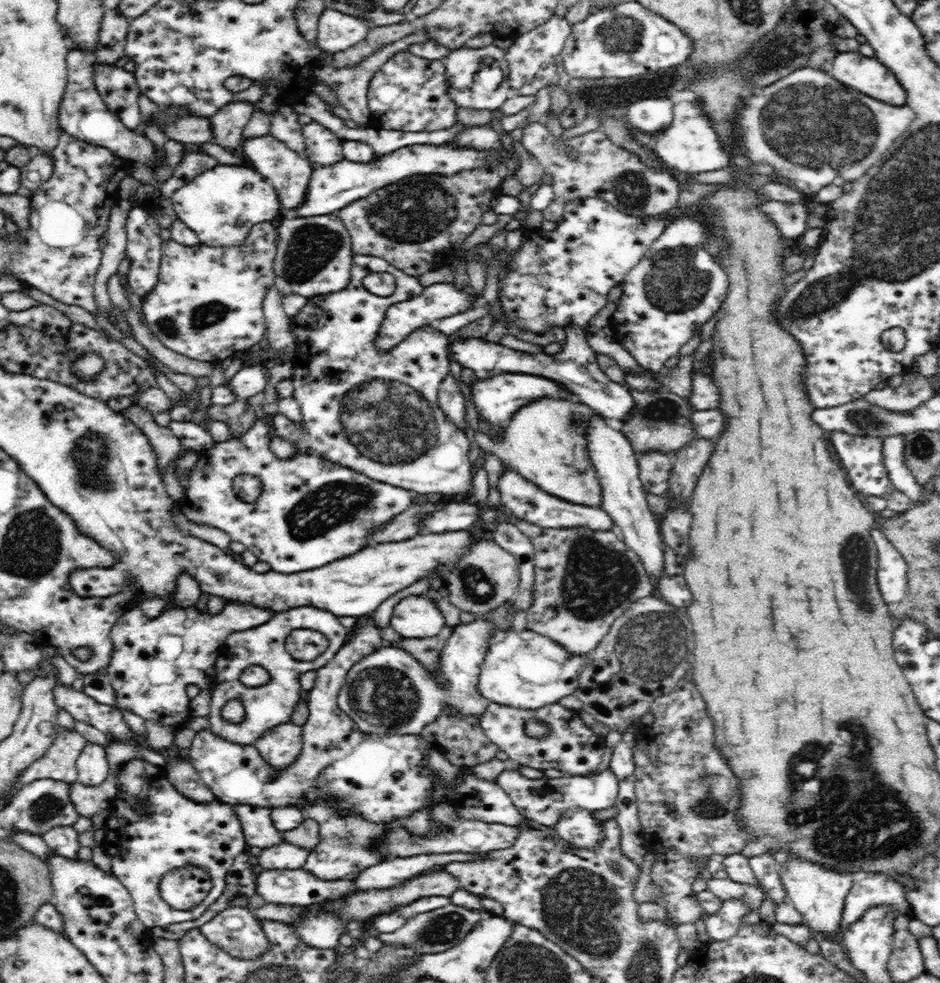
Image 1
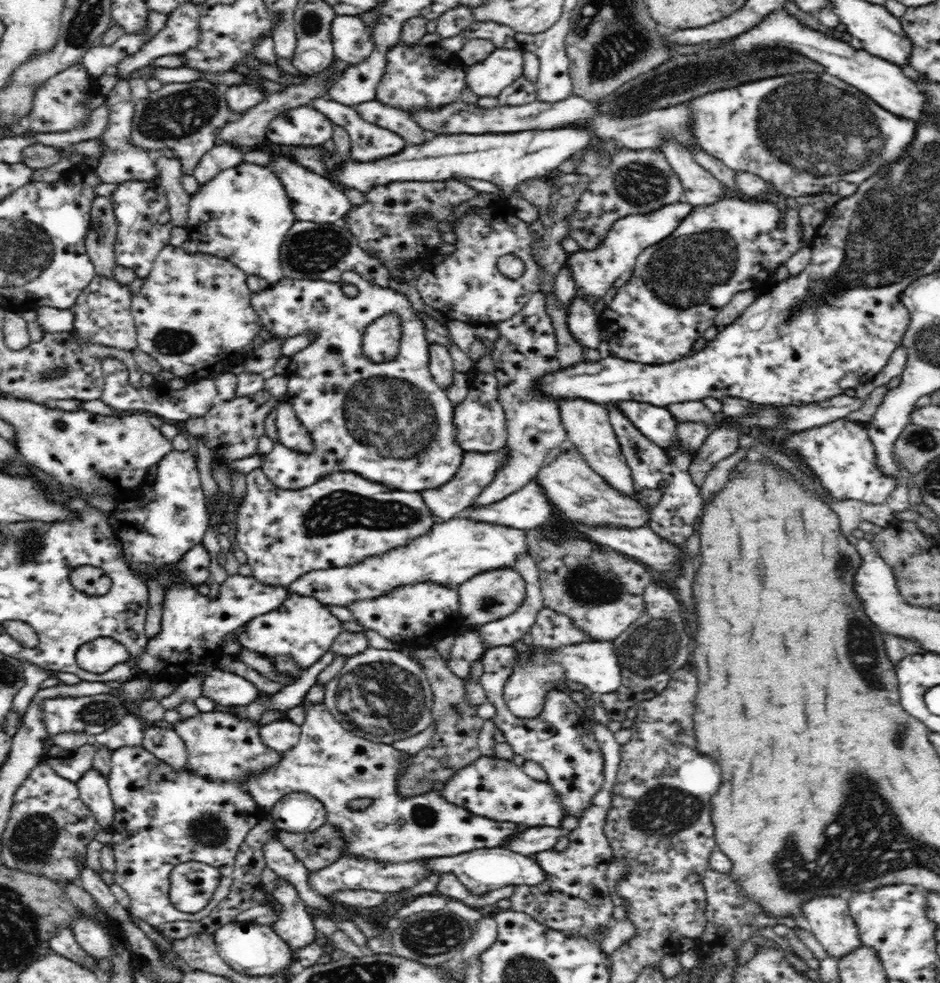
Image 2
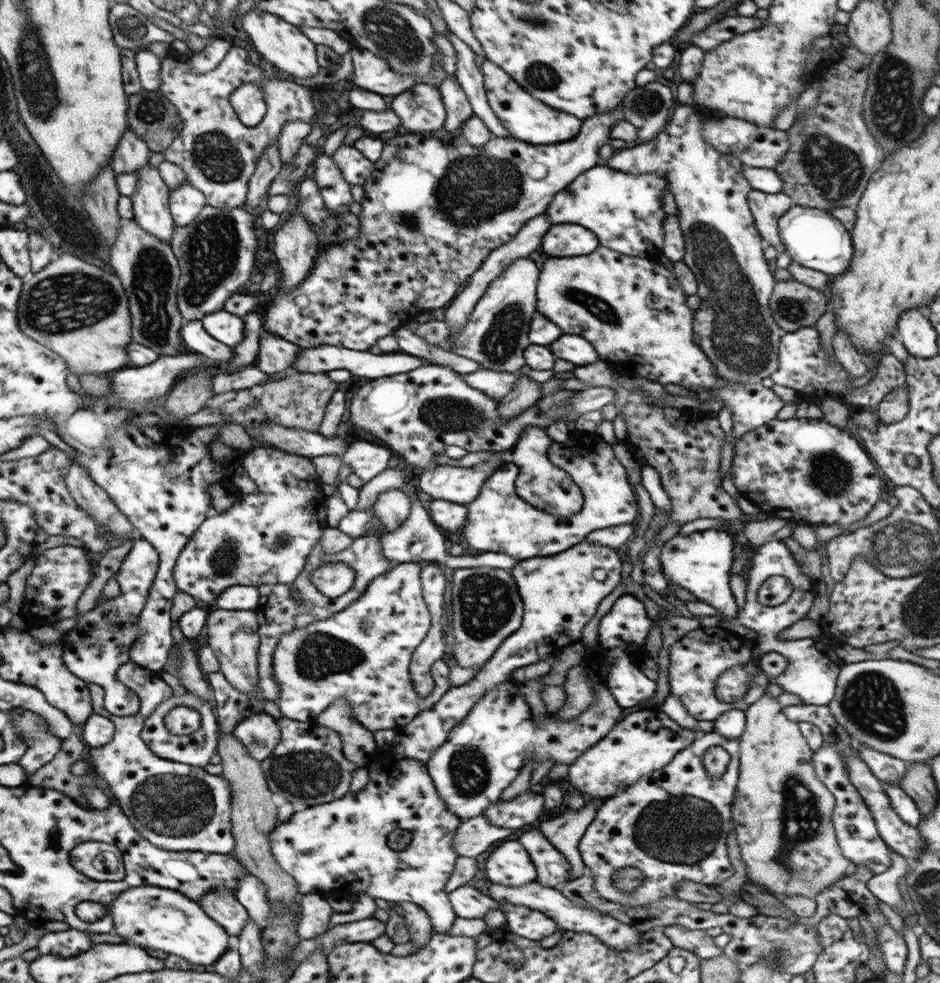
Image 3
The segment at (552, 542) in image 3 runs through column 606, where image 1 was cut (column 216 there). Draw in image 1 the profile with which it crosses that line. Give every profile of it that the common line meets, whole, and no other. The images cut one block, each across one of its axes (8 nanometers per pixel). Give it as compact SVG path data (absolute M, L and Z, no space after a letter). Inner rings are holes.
M258 415L254 426L240 440L229 439L196 452L198 462L191 472L185 497L179 502L188 520L224 530L230 540L242 543L245 550L250 550L257 556L258 561L268 563L270 571L294 574L352 556L370 544L372 532L400 512L404 513L404 510L420 498L405 488L394 488L391 484L376 482L361 472L320 457L294 455L288 459L278 459L270 451L275 438L272 432L271 420L265 421ZM238 475L250 475L260 480L262 493L256 501L242 501L235 495L233 480Z

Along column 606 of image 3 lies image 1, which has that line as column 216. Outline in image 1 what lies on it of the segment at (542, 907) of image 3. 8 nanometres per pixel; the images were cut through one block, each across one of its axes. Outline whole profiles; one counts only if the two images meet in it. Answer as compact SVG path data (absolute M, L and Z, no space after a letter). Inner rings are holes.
M228 908L201 926L203 935L240 961L257 959L270 950L264 924L247 908Z

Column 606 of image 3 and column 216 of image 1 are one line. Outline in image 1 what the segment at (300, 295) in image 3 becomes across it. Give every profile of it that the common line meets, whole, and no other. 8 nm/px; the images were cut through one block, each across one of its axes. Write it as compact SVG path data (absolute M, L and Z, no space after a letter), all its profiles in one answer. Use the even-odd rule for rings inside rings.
M236 100L220 107L220 110L211 116L213 142L230 151L238 148L241 144L242 128L247 126L254 109L254 104L247 100Z

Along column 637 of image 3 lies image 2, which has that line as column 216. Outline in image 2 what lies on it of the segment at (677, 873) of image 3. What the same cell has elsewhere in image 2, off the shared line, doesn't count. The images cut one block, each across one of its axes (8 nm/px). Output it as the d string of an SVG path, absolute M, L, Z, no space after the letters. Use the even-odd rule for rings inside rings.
M142 745L120 747L111 752L111 770L108 776L112 800L114 801L113 856L115 868L111 871L114 883L124 889L131 901L129 914L157 928L164 923L198 921L213 912L227 898L233 880L236 858L248 832L261 819L263 811L242 783L212 780L200 776L186 767L172 767L160 760ZM192 861L216 868L220 882L214 889L212 900L198 913L188 914L177 910L170 901L171 875L176 866Z

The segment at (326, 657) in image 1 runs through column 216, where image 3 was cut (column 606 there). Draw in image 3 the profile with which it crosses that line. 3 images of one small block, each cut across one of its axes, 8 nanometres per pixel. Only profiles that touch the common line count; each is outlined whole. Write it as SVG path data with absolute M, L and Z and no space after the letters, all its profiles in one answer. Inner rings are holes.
M602 653L584 656L584 659L586 660L582 662L581 667L584 669L585 678L592 684L596 697L575 718L562 721L553 716L548 716L544 718L543 724L533 721L529 704L525 701L523 693L519 691L519 683L503 681L493 685L493 688L488 688L467 711L464 719L451 727L447 733L446 741L437 748L425 764L437 794L449 812L461 820L481 815L492 802L499 799L499 794L503 788L507 788L507 785L511 784L524 764L533 762L532 766L534 766L540 760L554 760L555 763L570 765L622 720L624 708L615 702L606 685L607 668L610 667L610 662L606 661Z

